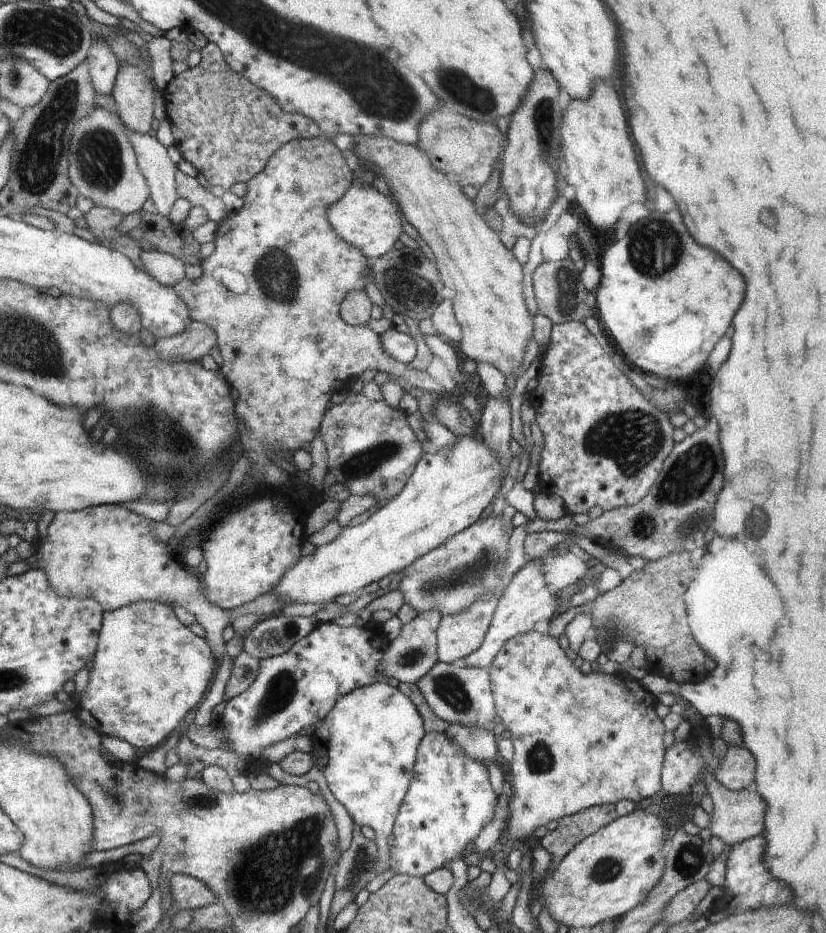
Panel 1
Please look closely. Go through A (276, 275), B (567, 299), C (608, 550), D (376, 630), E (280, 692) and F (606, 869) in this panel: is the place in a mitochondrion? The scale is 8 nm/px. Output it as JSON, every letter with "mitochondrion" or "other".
{"A":"mitochondrion","B":"mitochondrion","C":"other","D":"other","E":"mitochondrion","F":"mitochondrion"}

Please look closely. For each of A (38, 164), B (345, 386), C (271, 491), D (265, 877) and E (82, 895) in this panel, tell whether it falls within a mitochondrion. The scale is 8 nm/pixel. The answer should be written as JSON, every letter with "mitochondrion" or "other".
{"A":"mitochondrion","B":"other","C":"other","D":"mitochondrion","E":"other"}

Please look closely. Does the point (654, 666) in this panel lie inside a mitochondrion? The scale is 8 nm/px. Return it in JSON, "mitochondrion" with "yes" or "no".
{"mitochondrion":"no"}

